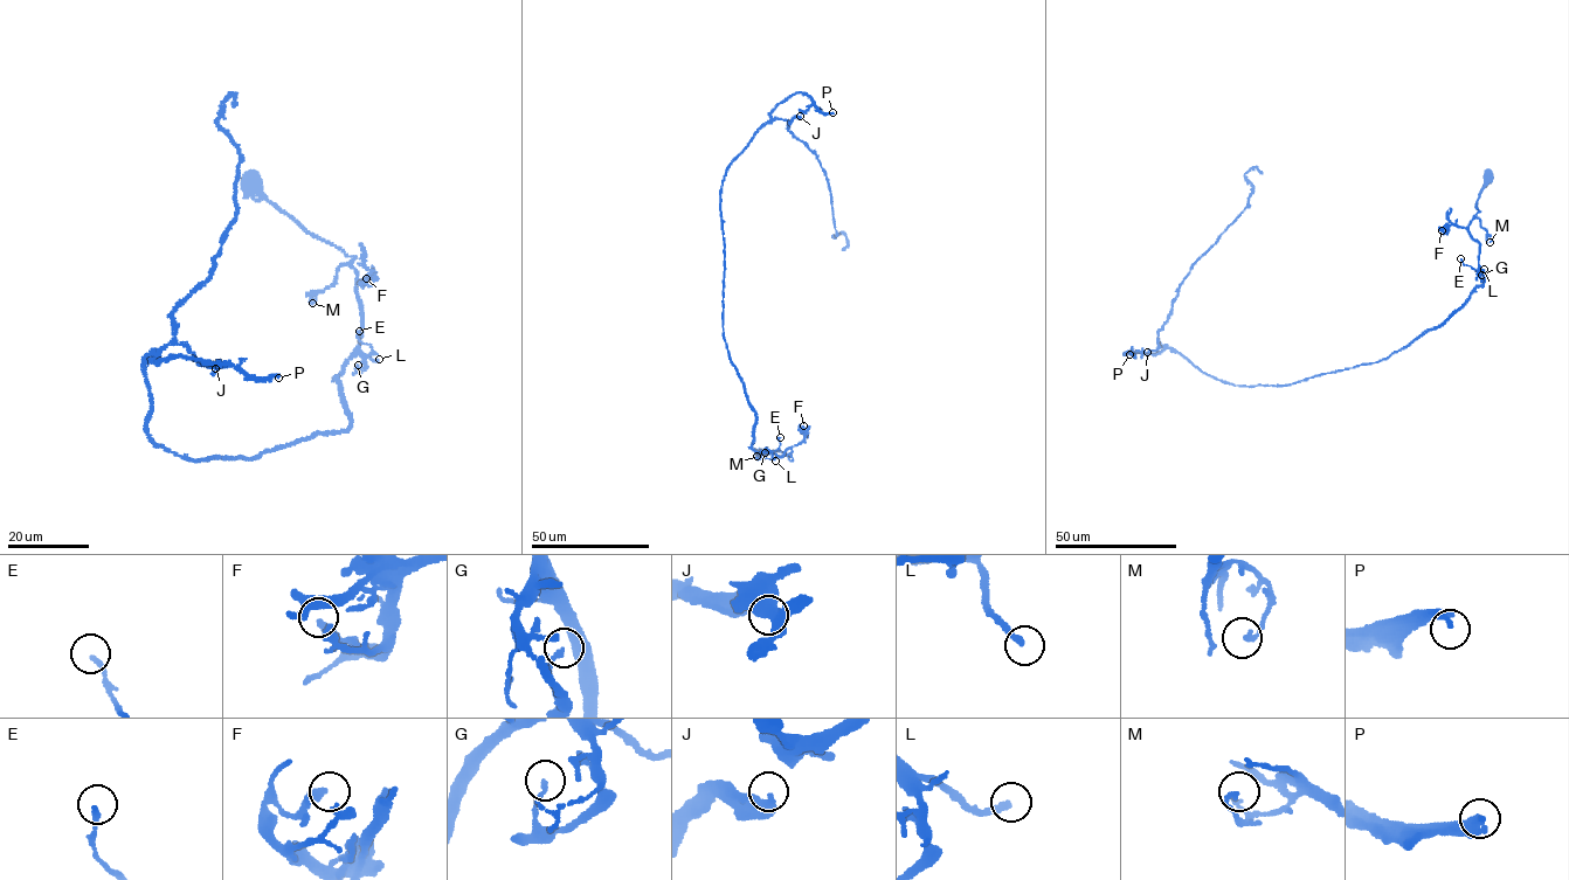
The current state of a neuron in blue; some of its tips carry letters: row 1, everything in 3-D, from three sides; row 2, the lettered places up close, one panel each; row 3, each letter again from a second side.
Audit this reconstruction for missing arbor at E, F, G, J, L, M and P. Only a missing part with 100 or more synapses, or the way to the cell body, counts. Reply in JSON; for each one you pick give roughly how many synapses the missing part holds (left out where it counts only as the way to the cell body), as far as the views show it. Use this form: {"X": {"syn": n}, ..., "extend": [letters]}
{"P": {"syn": 300}, "extend": ["P"]}

